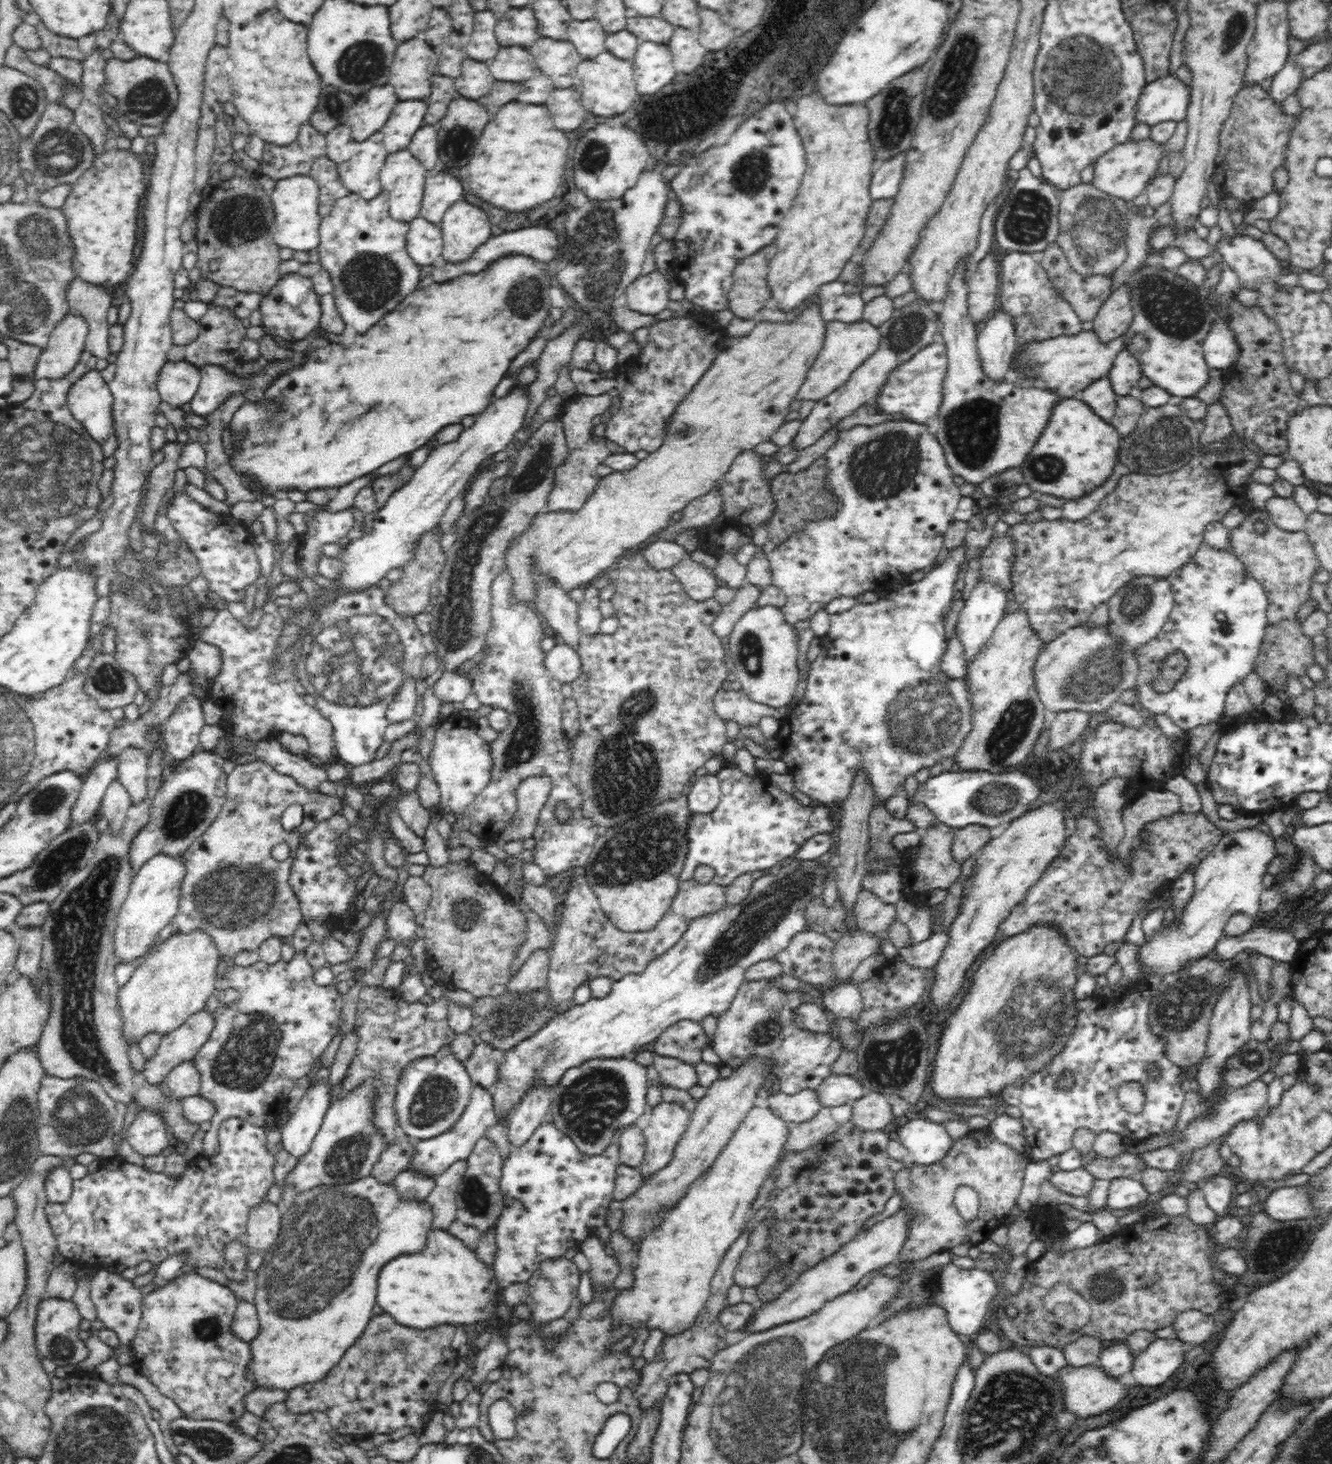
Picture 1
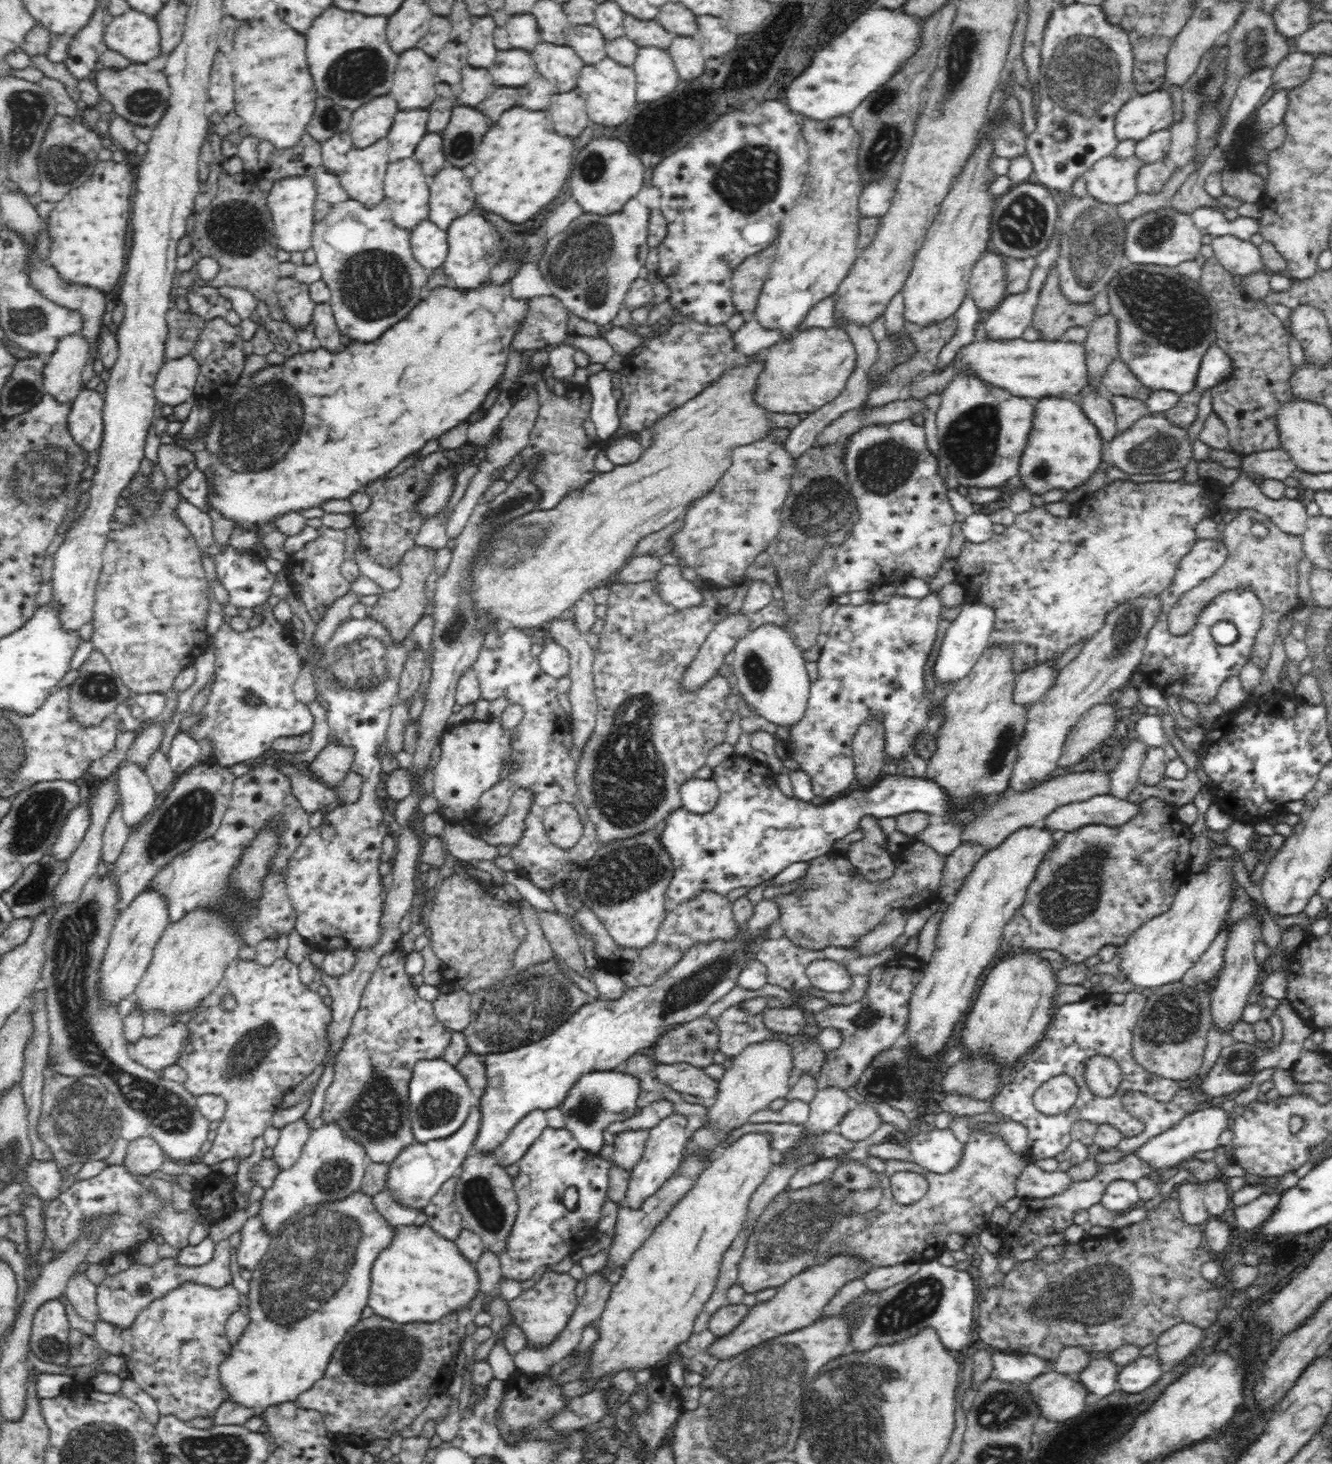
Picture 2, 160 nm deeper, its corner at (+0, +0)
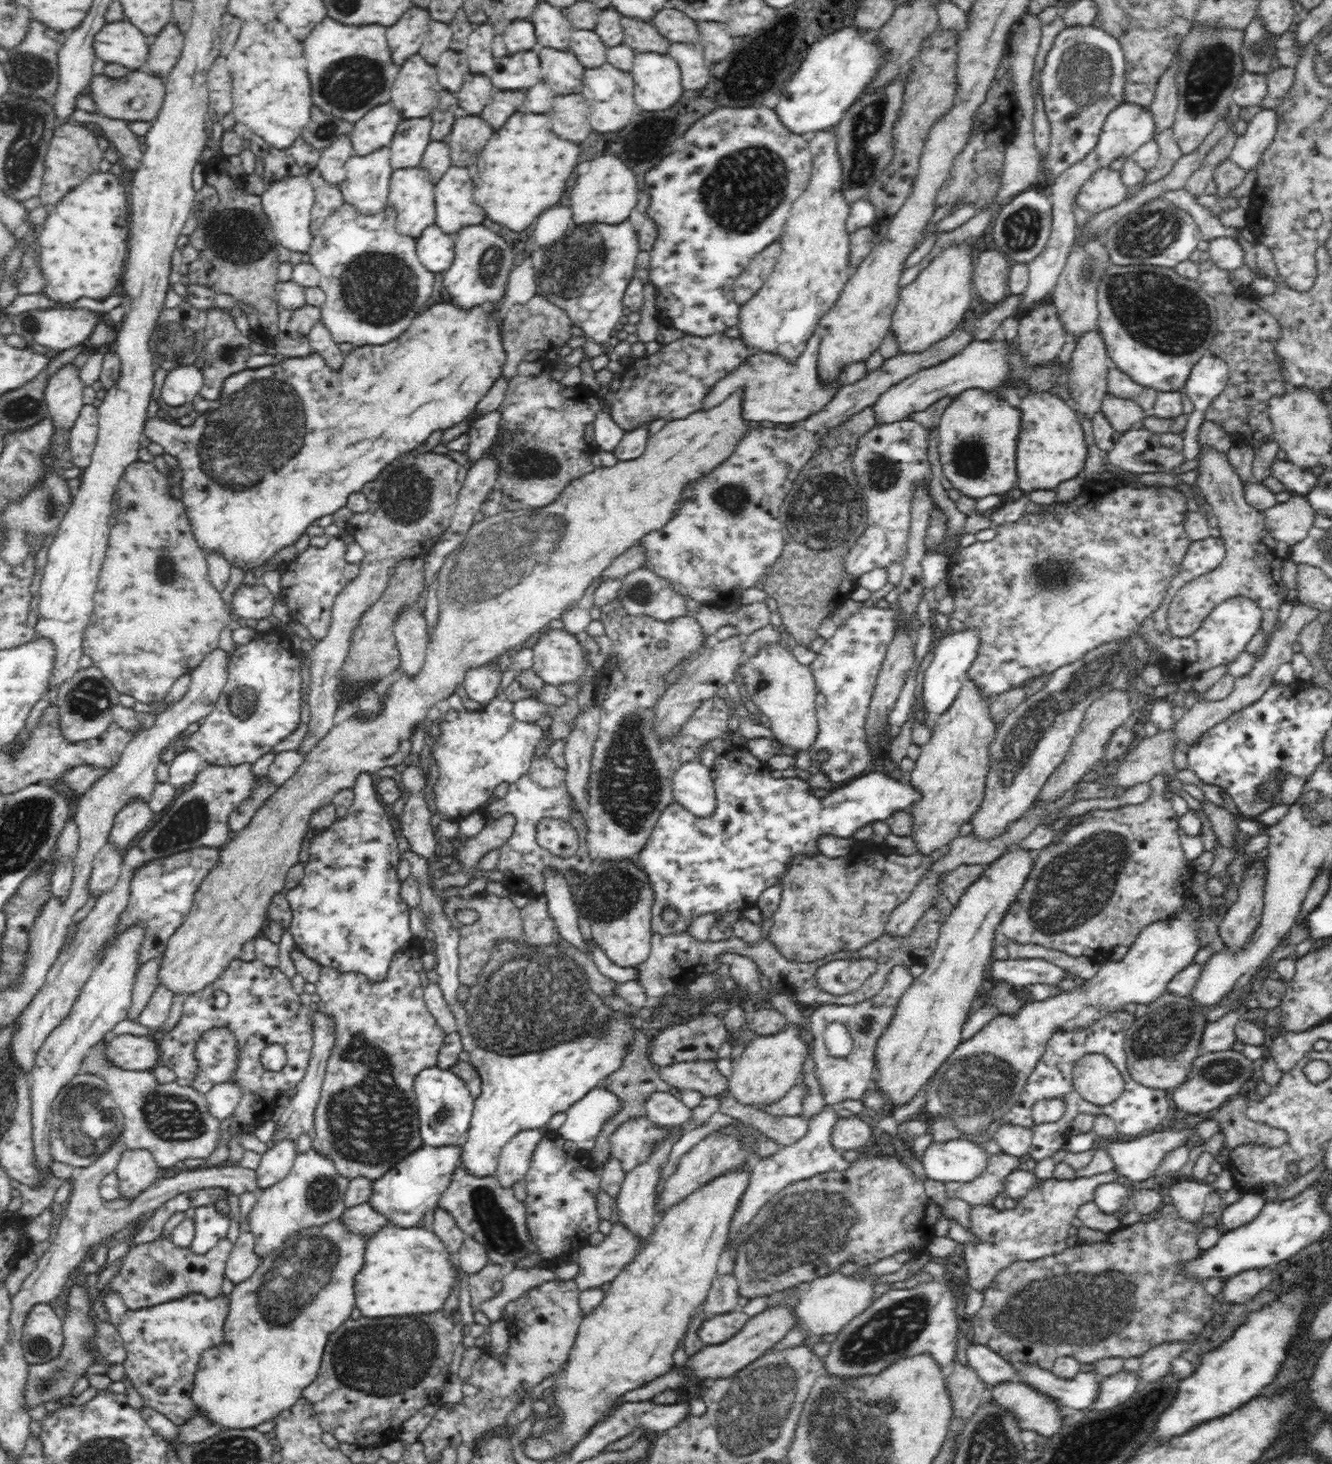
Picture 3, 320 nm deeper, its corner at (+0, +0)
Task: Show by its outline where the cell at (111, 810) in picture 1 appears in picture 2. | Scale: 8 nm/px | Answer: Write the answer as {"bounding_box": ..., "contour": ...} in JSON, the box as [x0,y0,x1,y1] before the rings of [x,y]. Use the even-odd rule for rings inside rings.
{"bounding_box":[101,804,130,867],"contour":[[[120,804],[113,810],[108,819],[102,840],[101,861],[107,867],[116,864],[120,853],[130,836],[130,827],[124,823]]]}

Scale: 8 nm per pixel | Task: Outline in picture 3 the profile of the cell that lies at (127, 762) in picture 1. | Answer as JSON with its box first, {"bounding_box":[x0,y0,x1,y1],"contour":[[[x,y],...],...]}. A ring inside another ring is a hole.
{"bounding_box":[106,802,154,853],"contour":[[[148,802],[128,803],[115,816],[106,843],[124,853],[132,846],[134,840],[149,828],[154,819],[152,811],[148,808]]]}

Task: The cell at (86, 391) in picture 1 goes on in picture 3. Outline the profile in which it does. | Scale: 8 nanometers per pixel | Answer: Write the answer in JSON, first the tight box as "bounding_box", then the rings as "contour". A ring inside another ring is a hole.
{"bounding_box":[68,405,99,470],"contour":[[[84,405],[71,428],[68,465],[84,470],[91,464],[99,430],[96,422],[99,422],[99,411],[94,406]]]}

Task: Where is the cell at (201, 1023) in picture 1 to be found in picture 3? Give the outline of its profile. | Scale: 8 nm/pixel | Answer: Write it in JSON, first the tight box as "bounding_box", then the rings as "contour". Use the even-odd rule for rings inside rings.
{"bounding_box":[105,1034,158,1071],"contour":[[[131,1034],[114,1036],[105,1049],[110,1063],[127,1071],[150,1071],[158,1062],[156,1044],[148,1037]]]}

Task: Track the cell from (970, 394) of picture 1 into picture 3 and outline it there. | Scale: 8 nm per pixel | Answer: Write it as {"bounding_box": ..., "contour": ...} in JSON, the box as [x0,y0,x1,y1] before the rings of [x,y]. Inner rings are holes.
{"bounding_box":[937,391,1021,500],"contour":[[[963,391],[942,413],[937,427],[940,439],[937,448],[944,477],[953,488],[958,489],[961,496],[978,500],[991,494],[1002,496],[1016,486],[1018,479],[1016,470],[1017,441],[1021,433],[1021,410],[1012,408],[1004,399],[988,391]]]}

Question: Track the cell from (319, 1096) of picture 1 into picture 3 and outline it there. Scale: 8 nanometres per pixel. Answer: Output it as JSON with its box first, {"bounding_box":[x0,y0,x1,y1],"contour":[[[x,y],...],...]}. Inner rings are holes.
{"bounding_box":[256,1141,296,1190],"contour":[[[280,1141],[261,1155],[256,1171],[258,1190],[270,1188],[280,1182],[290,1171],[296,1159],[296,1144],[292,1141]]]}

